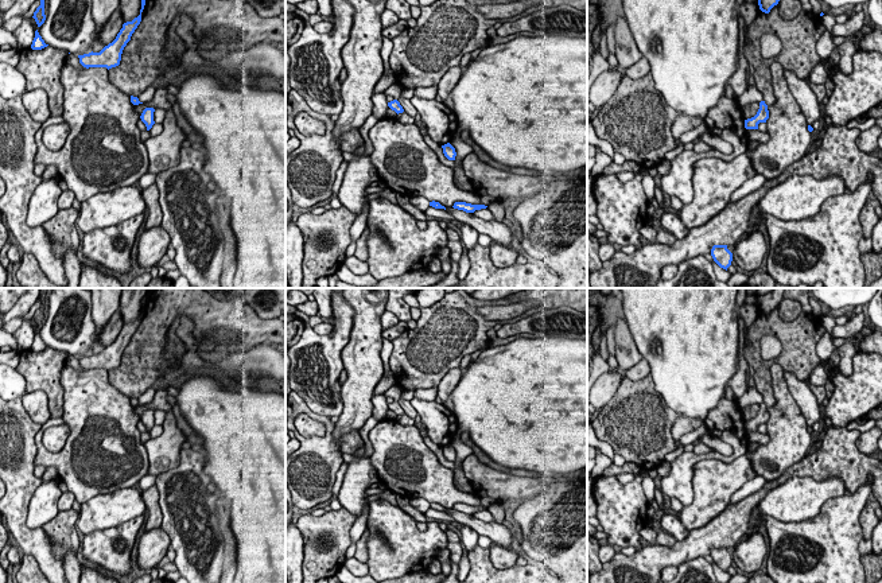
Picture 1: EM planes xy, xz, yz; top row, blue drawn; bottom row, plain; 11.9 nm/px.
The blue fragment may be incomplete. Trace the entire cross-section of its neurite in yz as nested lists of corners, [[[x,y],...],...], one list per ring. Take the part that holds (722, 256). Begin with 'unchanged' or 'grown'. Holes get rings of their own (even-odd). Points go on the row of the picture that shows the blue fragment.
unchanged; [[[714,245],[711,249],[711,256],[714,261],[726,271],[731,265],[733,253],[727,249],[727,245]]]

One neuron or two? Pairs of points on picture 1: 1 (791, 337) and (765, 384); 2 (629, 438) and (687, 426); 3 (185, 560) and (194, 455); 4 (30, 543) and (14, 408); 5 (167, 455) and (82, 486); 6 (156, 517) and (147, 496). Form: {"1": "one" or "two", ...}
{"1": "one", "2": "two", "3": "one", "4": "one", "5": "two", "6": "one"}

